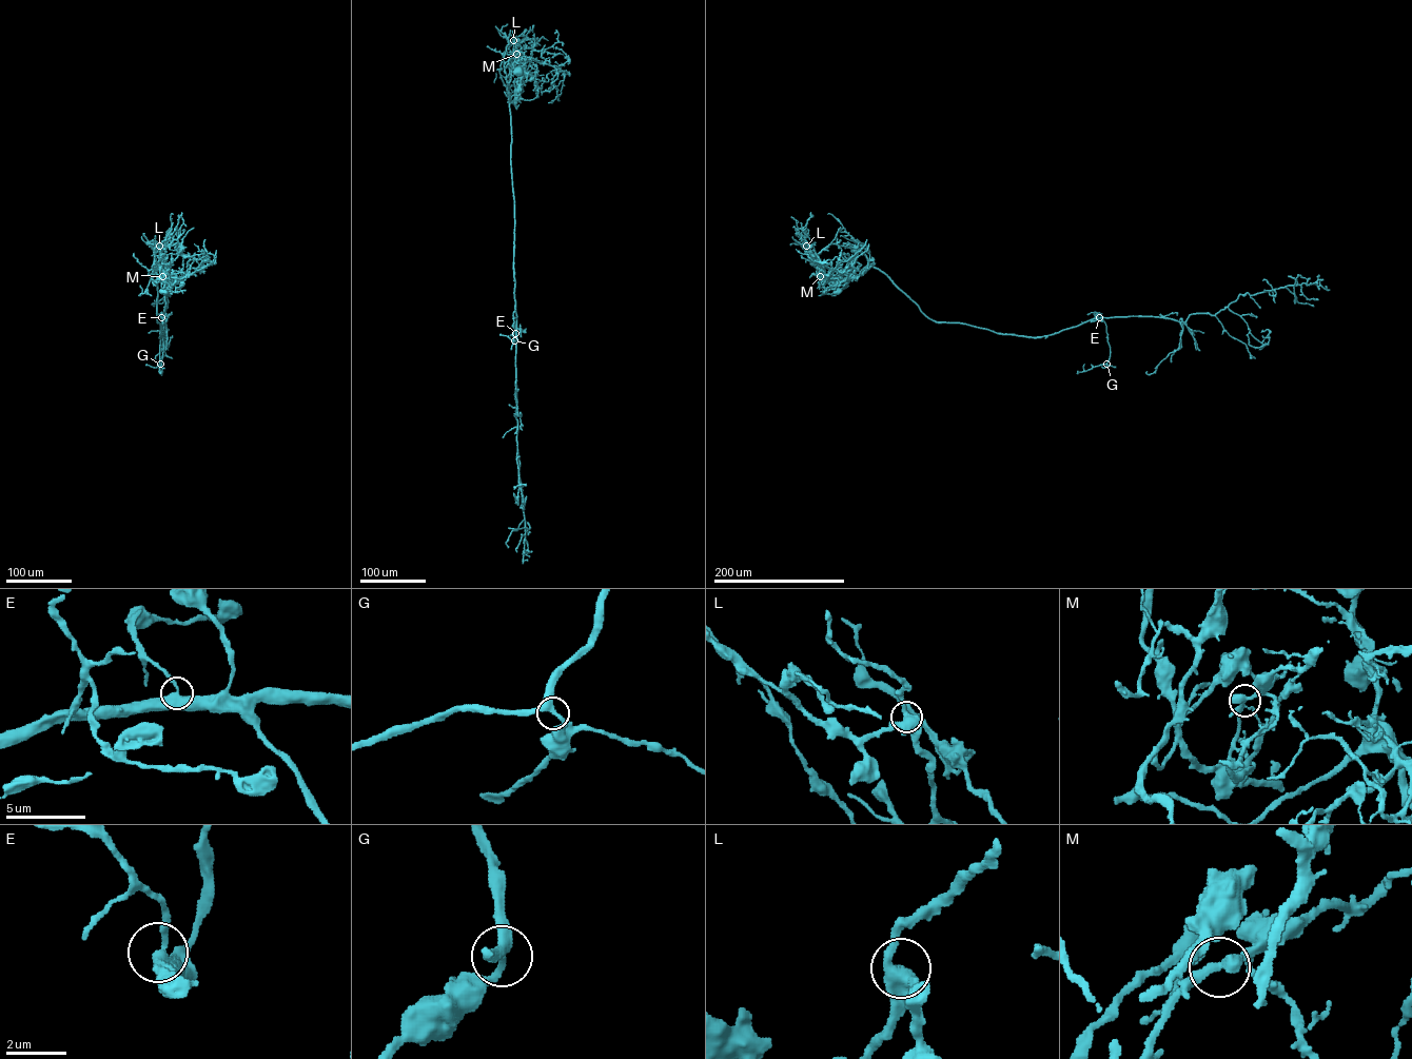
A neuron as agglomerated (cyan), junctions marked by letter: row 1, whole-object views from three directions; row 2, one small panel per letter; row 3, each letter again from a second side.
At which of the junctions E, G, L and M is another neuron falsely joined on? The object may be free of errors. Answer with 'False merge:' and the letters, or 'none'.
False merge: none

